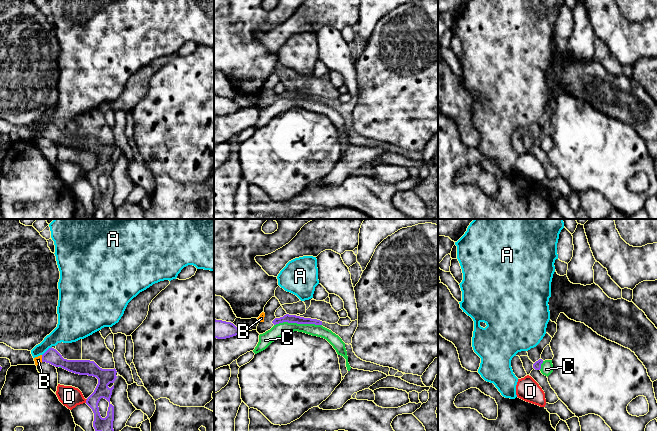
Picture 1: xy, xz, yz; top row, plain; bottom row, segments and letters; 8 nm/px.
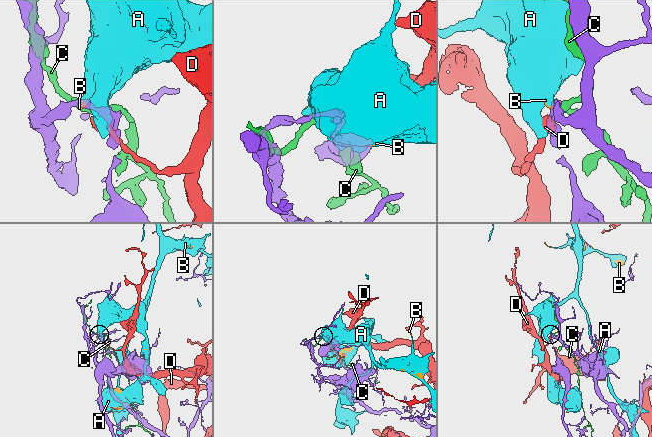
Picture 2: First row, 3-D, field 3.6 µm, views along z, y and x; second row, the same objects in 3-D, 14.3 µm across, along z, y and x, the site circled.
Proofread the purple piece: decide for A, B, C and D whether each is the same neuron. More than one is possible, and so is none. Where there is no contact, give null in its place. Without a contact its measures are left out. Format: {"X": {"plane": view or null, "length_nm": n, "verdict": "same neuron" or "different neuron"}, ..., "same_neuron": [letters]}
{"A": {"plane": "xy", "length_nm": 110, "verdict": "different neuron"}, "B": {"plane": "xy", "length_nm": 60, "verdict": "different neuron"}, "C": {"plane": "xz", "length_nm": 380, "verdict": "same neuron"}, "D": {"plane": "xy", "length_nm": 40, "verdict": "different neuron"}, "same_neuron": ["C"]}

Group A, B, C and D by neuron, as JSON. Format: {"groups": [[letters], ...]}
{"groups": [["A", "B"], ["C"], ["D"]]}

